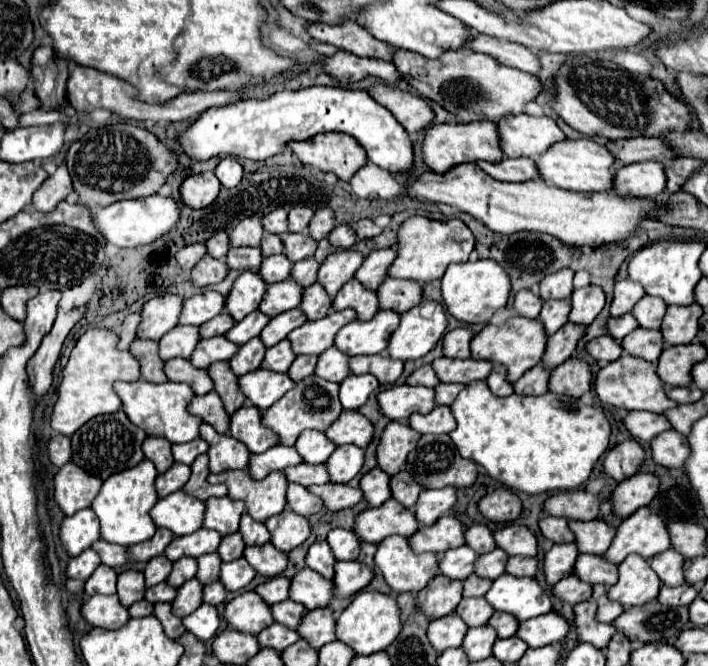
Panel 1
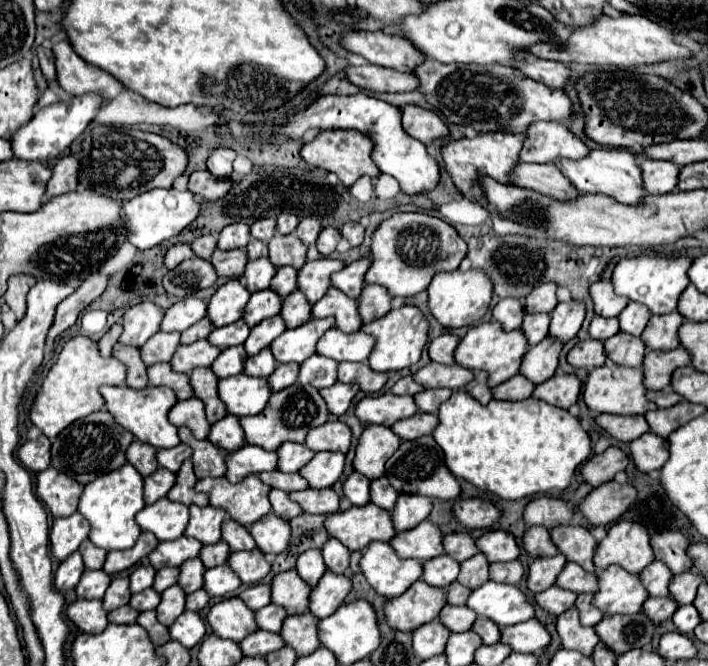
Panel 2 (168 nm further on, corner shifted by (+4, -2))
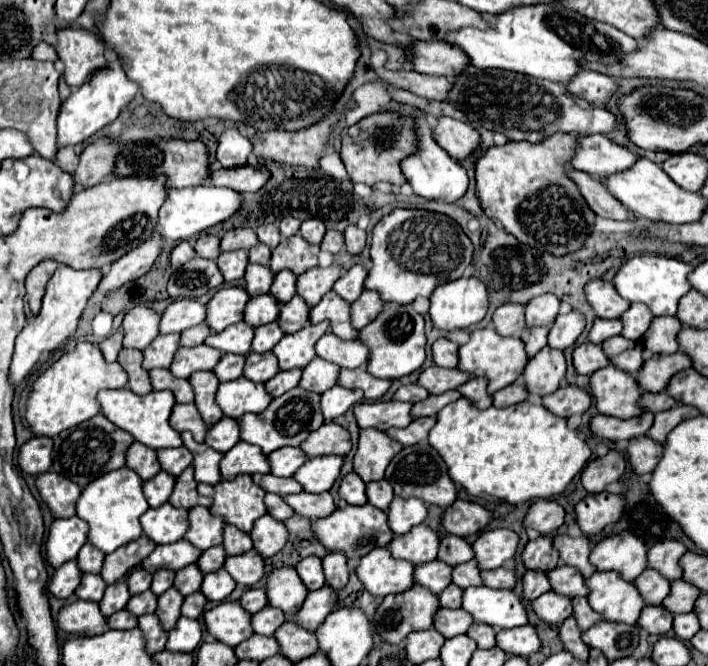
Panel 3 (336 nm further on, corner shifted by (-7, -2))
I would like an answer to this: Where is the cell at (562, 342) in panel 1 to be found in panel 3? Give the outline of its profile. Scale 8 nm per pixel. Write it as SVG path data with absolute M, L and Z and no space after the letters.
M544 347L528 361L524 369L524 383L528 385L528 391L532 395L544 397L562 385L564 375L566 375L564 353L560 349Z

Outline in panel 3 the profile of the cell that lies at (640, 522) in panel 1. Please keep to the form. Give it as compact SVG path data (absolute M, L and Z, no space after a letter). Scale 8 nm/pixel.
M630 531L602 539L592 551L592 563L600 571L620 571L628 581L634 581L648 567L648 547Z

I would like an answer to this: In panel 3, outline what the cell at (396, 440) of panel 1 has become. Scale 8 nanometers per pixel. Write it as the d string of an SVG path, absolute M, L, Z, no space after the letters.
M364 429L360 431L358 451L354 455L354 471L366 481L384 479L384 471L392 457L400 453L402 445L394 439L388 439L380 429Z

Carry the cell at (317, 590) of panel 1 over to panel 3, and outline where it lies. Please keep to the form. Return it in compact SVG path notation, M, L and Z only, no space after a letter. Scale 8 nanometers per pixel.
M294 567L274 569L268 575L266 591L268 591L268 603L272 607L280 607L288 619L292 619L298 613L308 595L308 589L300 581Z

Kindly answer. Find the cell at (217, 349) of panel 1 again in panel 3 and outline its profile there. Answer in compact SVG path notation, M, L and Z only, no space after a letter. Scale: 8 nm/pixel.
M208 345L180 347L170 365L170 371L176 377L188 379L194 371L212 371L216 367L216 363L220 361L220 357L222 357L222 353Z

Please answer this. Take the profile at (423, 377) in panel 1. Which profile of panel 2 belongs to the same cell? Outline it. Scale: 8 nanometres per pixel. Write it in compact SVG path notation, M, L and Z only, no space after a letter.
M403 377L403 379L399 379L399 381L391 387L391 393L393 393L393 395L415 395L415 393L419 393L419 391L423 391L423 387L417 385L417 383L413 381L413 377Z

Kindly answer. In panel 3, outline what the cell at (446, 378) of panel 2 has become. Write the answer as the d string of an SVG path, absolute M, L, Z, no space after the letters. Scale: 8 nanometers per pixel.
M432 365L432 367L428 367L428 369L424 369L420 373L418 383L422 387L426 387L432 395L440 395L444 391L458 389L468 379L470 379L470 375L466 371L460 371L460 369L444 369L444 367Z

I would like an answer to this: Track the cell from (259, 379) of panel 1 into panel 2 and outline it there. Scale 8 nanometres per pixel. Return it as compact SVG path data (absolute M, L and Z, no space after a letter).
M239 373L227 379L219 379L217 393L229 415L245 417L261 413L273 391L265 379Z

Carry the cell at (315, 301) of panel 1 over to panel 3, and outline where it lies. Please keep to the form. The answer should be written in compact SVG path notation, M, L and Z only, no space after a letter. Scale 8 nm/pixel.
M294 295L292 301L280 305L278 323L286 333L300 331L308 321L310 321L310 307L300 295Z

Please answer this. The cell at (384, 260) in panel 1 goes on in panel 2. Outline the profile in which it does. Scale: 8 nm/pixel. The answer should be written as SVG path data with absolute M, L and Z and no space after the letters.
M365 257L357 259L357 261L349 263L349 265L345 265L341 271L337 271L337 273L331 275L331 287L339 289L347 297L357 299L357 295L361 293L361 289L365 285L363 277L365 277L369 265L371 265L371 261L365 259Z

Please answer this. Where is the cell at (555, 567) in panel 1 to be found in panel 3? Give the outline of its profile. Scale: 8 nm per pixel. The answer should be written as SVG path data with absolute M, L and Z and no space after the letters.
M526 571L522 583L524 583L524 597L528 601L534 601L536 597L540 597L542 593L552 589L552 585L548 581L548 573L544 573L544 571Z

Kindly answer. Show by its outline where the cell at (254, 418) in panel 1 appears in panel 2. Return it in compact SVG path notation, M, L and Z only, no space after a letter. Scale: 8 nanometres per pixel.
M225 415L221 421L213 423L207 439L225 451L235 451L245 445L245 435L235 415Z

